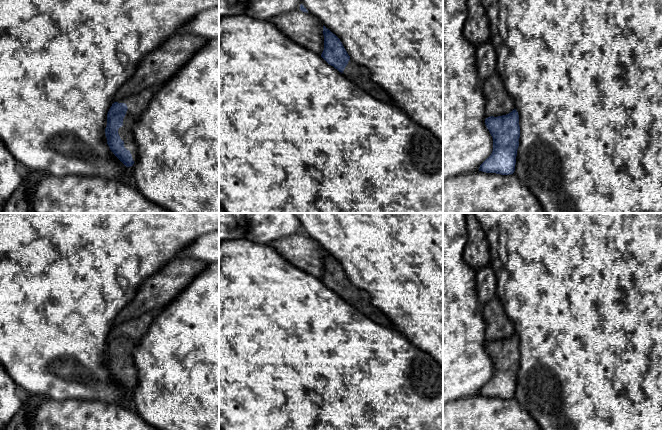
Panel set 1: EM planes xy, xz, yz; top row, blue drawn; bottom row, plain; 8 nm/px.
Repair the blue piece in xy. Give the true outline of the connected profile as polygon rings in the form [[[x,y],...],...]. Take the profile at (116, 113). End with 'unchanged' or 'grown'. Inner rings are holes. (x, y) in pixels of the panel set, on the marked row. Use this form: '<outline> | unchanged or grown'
[[[155,85],[135,95],[120,99],[114,102],[108,111],[105,128],[107,144],[126,167],[133,166],[137,160],[133,127],[160,88],[161,85]]] | grown

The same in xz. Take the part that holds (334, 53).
[[[323,26],[323,35],[324,49],[321,57],[373,98],[392,105],[391,97],[371,79],[370,72],[366,67],[350,58],[340,39],[325,26]]] | grown

